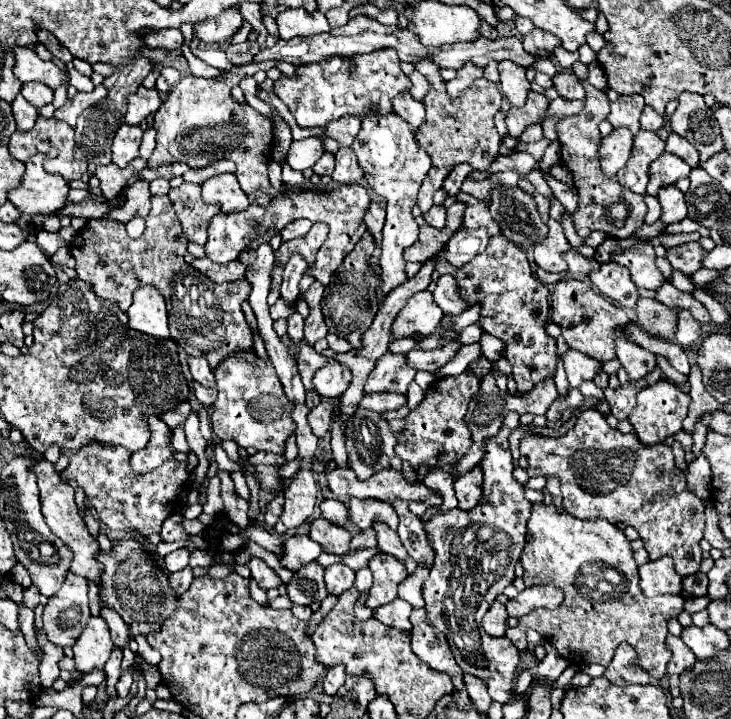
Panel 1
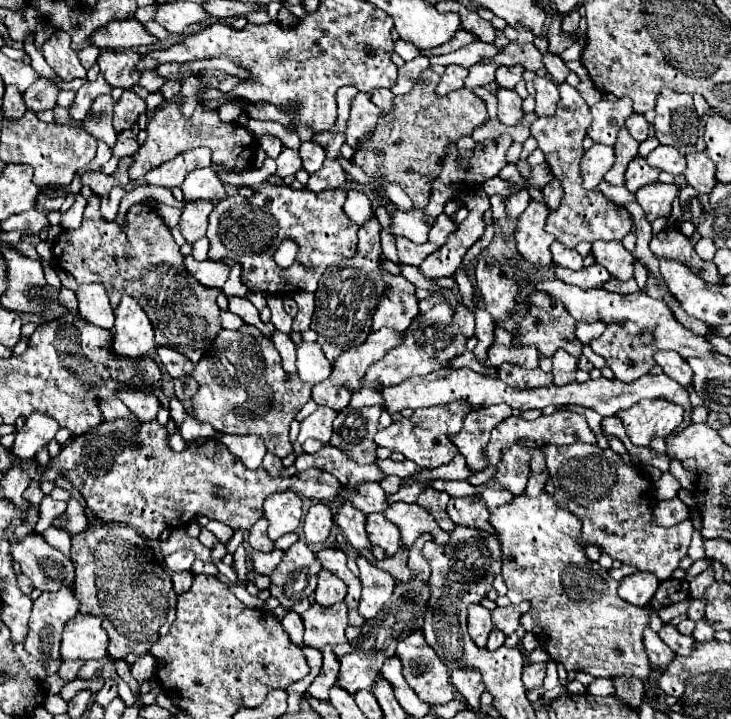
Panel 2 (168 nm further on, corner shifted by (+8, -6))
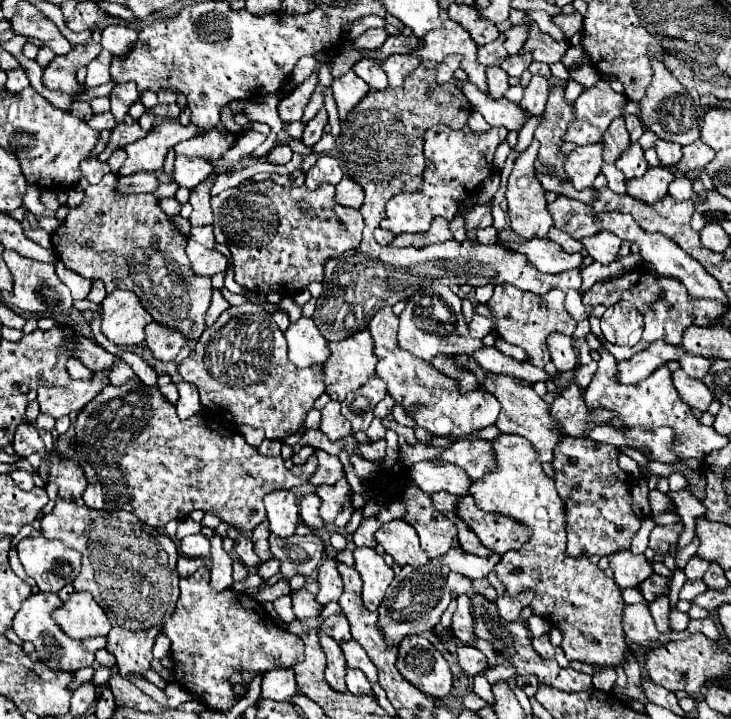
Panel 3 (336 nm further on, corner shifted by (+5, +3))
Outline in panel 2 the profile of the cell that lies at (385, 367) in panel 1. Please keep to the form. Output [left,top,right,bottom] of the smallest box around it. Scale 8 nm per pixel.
[362,304,466,390]

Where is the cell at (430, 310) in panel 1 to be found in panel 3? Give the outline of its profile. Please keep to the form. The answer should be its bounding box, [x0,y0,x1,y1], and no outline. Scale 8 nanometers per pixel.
[323,329,377,401]

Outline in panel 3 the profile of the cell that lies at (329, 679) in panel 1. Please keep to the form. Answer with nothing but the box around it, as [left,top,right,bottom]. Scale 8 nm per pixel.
[321,615,353,643]

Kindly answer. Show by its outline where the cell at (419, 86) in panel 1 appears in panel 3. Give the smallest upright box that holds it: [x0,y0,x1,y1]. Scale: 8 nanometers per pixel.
[383,55,421,87]

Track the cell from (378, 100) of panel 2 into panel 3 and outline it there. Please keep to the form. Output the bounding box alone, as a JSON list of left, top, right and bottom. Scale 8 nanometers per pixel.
[353,59,387,91]

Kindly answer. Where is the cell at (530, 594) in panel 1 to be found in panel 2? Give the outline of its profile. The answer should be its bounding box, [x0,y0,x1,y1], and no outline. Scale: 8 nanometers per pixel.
[492,604,524,636]

